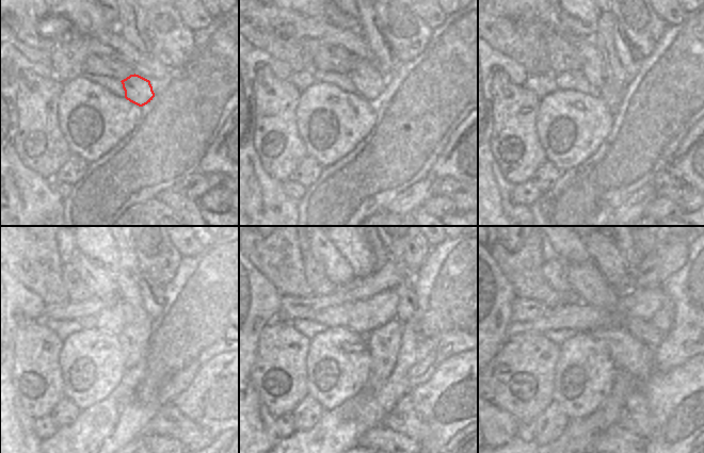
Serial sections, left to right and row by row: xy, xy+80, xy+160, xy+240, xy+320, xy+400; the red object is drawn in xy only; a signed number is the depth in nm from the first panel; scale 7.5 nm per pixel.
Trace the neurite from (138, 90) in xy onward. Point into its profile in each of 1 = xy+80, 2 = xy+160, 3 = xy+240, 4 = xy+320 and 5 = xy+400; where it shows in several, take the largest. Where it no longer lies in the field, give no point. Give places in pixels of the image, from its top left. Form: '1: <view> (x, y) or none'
1: xy+80 (369, 81)
2: xy+160 (592, 68)
3: xy+240 (101, 285)
4: xy+320 (328, 268)
5: xy+400 (564, 247)

